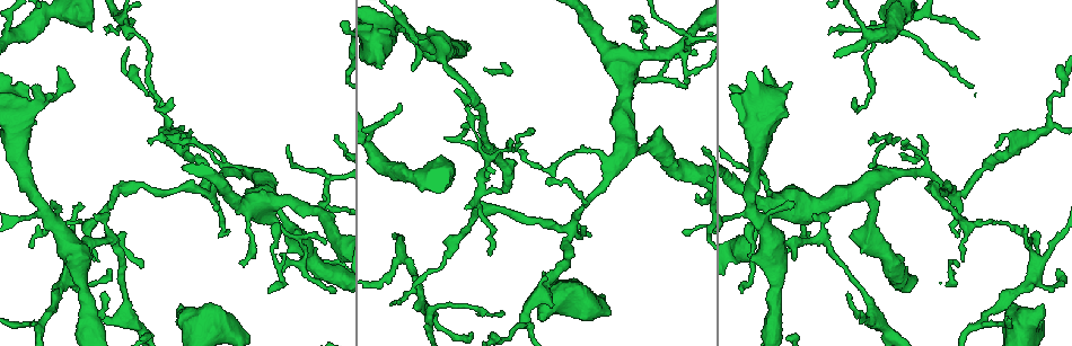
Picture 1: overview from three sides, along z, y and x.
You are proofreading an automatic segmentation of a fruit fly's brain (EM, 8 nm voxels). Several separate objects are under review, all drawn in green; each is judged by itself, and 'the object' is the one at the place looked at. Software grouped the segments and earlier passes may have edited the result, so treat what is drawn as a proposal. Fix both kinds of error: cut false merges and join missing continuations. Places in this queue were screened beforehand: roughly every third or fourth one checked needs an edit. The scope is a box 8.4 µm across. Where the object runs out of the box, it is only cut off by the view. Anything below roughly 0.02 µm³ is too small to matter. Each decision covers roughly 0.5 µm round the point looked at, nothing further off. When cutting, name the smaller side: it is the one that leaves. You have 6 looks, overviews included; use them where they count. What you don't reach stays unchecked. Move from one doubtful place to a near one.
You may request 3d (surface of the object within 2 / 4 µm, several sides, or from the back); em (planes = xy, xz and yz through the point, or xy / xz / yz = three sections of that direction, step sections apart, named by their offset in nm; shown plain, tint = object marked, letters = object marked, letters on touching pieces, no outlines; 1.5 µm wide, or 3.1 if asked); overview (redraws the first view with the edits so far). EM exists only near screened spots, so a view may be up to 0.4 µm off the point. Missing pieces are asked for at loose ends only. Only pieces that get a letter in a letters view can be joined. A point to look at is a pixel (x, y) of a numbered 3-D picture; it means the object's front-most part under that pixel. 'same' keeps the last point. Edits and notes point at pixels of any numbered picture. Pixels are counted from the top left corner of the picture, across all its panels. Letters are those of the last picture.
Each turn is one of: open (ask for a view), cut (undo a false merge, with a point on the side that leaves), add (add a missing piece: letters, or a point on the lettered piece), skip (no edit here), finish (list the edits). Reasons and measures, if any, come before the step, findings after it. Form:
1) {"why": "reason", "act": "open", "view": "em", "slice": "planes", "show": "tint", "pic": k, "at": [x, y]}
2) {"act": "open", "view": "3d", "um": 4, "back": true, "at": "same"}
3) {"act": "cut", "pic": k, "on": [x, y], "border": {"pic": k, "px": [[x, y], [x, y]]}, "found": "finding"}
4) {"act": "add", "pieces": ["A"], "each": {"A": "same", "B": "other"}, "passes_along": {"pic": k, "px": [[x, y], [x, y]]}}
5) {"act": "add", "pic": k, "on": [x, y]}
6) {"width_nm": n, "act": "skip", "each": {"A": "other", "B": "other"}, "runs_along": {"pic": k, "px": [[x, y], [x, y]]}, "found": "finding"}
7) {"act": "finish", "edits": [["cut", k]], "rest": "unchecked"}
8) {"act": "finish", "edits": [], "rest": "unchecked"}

{"why": "closes a loop", "act": "open", "view": "em", "slice": "planes", "show": "letters", "pic": 1, "at": [552, 182]}

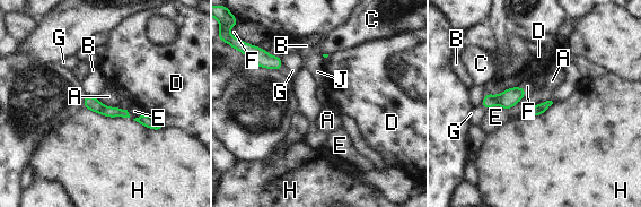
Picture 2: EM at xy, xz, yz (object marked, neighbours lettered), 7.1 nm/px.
{"act": "skip", "each": {"A": "other", "B": "other", "C": "other", "D": "other", "E": "other", "F": "other", "G": "other", "H": "other", "J": "other"}, "found": "all the same cell"}

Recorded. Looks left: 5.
{"why": "thin end", "act": "open", "view": "3d", "um": 4, "pic": 1, "at": [490, 255]}

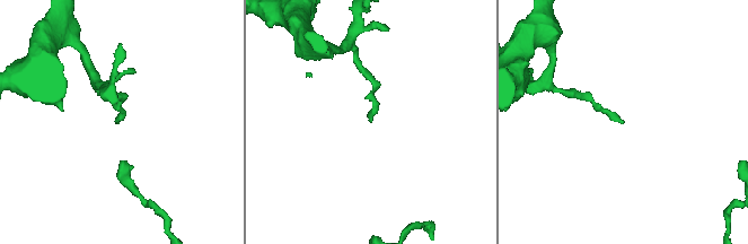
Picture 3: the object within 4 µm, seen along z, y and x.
{"act": "open", "view": "em", "slice": "planes", "show": "letters", "pic": 3, "at": [624, 121]}

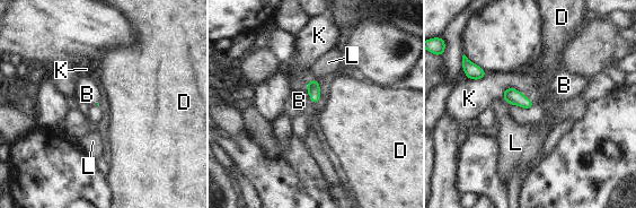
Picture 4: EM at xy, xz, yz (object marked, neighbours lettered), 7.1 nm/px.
{"act": "skip", "each": {"B": "other", "D": "other", "K": "other", "L": "other"}, "border": {"pic": 4, "px": [[305, 86], [309, 100], [315, 104]]}, "found": "none of them fits"}

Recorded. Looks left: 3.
{"act": "open", "view": "3d", "um": 4, "pic": 1, "at": [414, 70]}

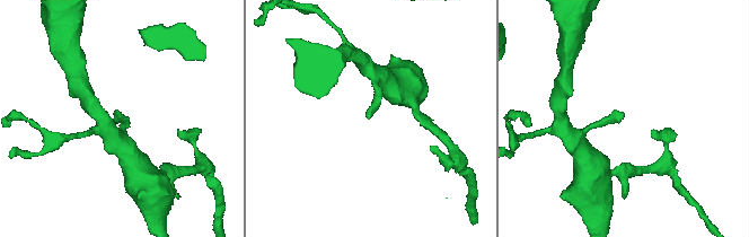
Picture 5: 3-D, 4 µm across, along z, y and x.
{"why": "now the EM", "act": "open", "view": "em", "slice": "planes", "show": "letters", "pic": 5, "at": [116, 114]}

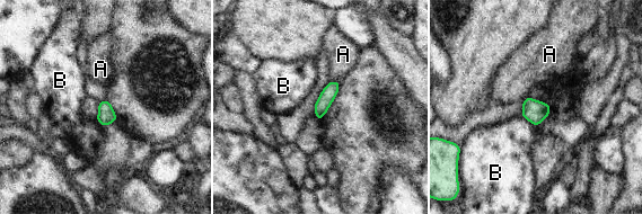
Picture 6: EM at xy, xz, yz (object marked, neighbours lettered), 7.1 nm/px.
{"width_nm": 110, "act": "skip", "each": {"A": "other", "B": "other"}, "found": "no lettered piece goes on from it"}

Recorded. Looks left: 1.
{"act": "finish", "edits": [], "rest": "unchecked"}

